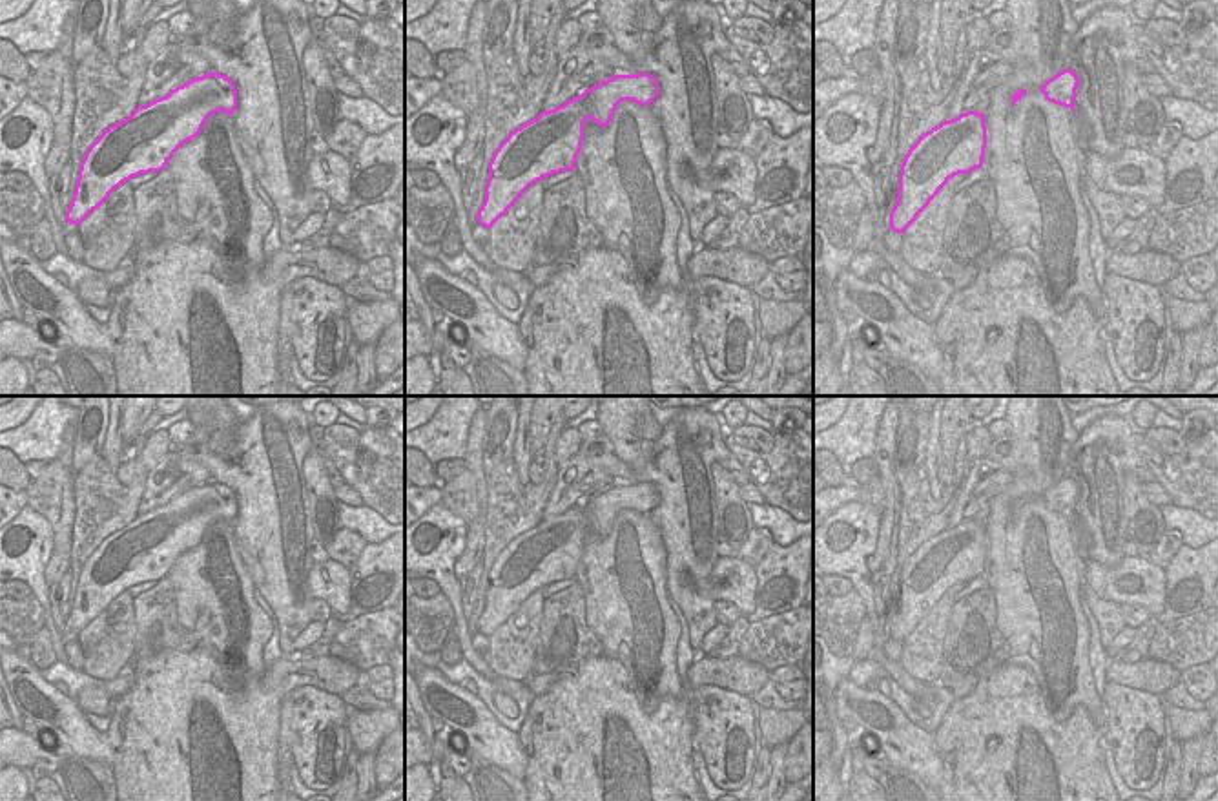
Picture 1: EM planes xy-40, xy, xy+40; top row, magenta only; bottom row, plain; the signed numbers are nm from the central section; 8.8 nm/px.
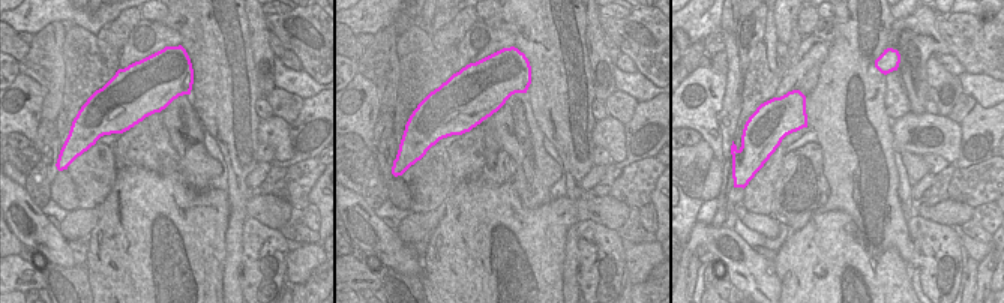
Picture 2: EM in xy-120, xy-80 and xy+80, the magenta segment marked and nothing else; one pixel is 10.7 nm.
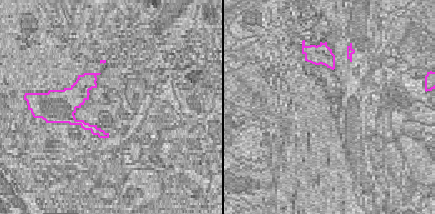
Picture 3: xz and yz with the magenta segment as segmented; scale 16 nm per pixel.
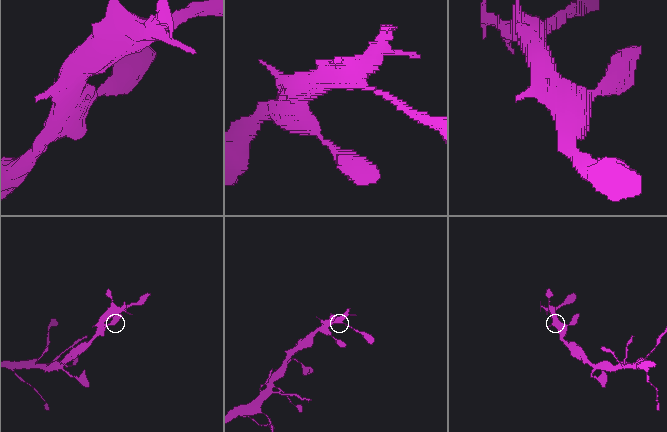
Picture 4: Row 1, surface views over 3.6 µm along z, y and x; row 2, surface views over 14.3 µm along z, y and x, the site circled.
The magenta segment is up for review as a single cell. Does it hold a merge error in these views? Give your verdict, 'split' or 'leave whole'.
leave whole

